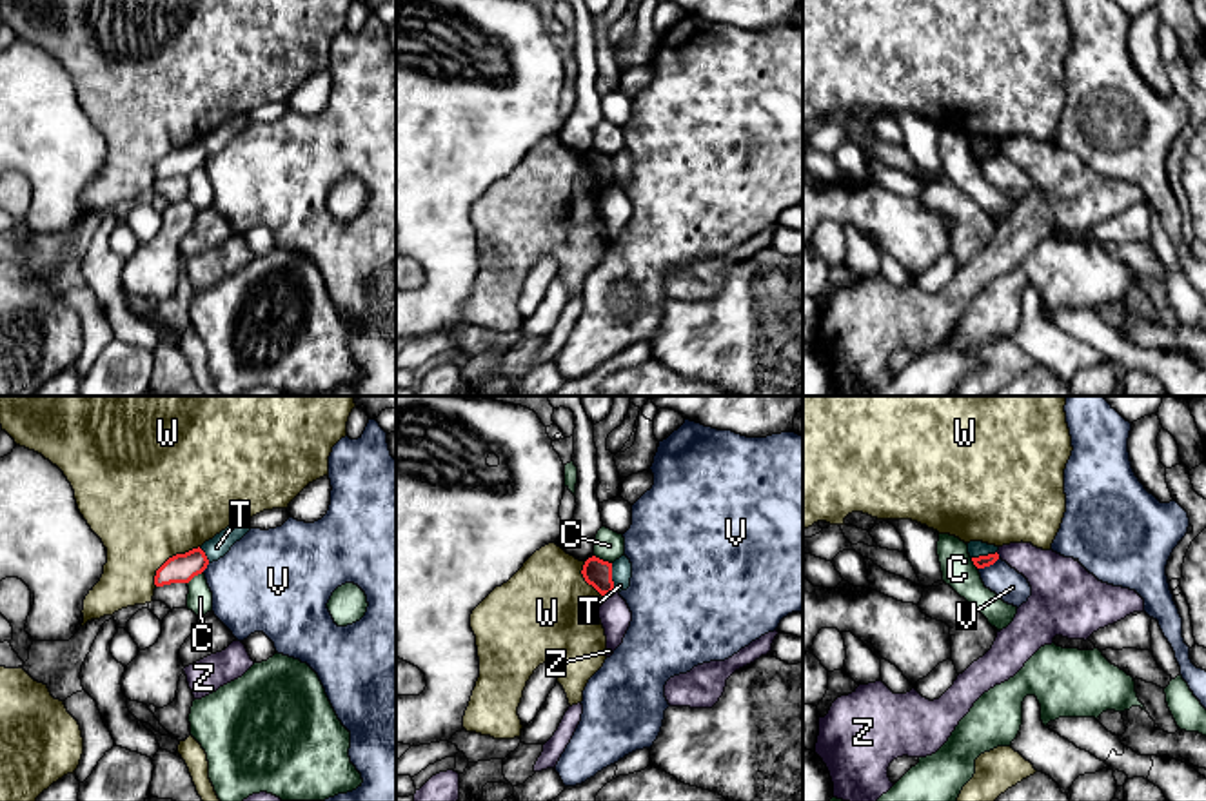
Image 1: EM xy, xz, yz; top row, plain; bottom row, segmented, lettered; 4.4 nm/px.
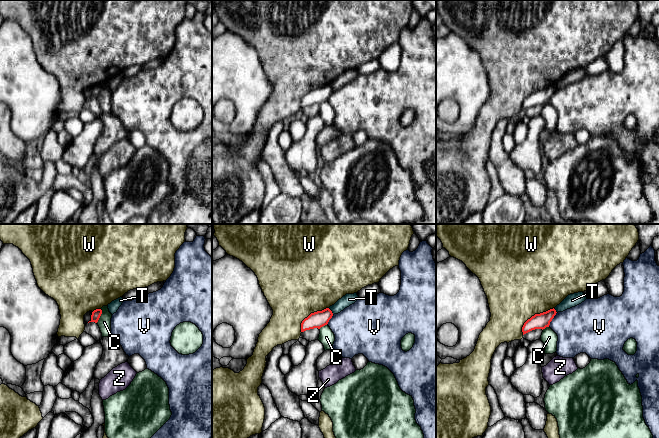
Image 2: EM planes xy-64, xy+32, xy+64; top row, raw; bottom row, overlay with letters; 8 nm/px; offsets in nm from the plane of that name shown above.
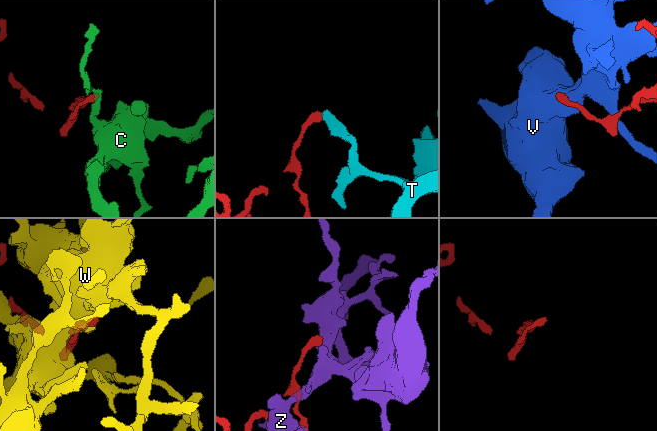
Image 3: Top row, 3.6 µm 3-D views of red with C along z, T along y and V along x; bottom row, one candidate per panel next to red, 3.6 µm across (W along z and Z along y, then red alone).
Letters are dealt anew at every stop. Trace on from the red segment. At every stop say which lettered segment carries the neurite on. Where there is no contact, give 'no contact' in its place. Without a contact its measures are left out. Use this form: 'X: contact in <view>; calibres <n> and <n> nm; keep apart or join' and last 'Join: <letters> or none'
C: contact in xz; calibres 120 and 140 nm; keep apart
T: contact in xz; calibres 120 and 100 nm; keep apart
V: contact in yz; calibres 60 and 140 nm; keep apart
W: contact in xy; calibres 130 and 500 nm; keep apart
Z: contact in xz; calibres 120 and 140 nm; keep apart
Join: none

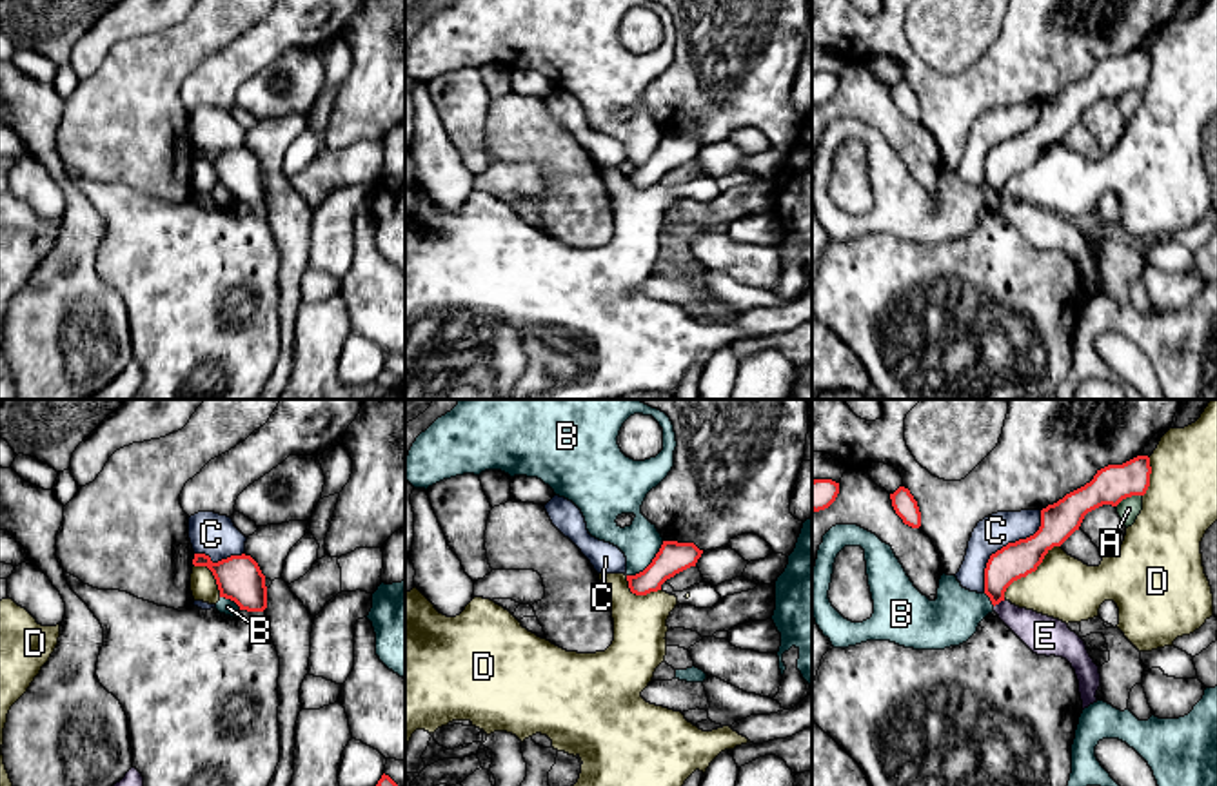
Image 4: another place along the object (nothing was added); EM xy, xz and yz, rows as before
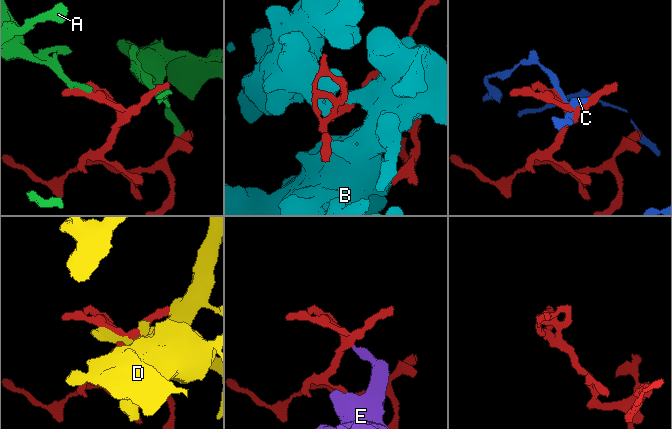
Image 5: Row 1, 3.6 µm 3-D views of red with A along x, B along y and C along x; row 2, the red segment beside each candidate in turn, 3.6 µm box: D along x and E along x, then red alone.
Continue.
A: contact in yz; calibres 170 and 100 nm; keep apart
B: contact in xz; calibres 140 and 170 nm; keep apart
C: contact in yz; calibres 160 and 150 nm; keep apart
D: contact in yz; calibres 160 and 280 nm; keep apart
E: contact in yz; calibres 160 and 170 nm; keep apart
Join: none

